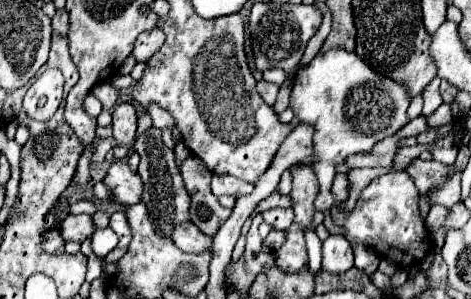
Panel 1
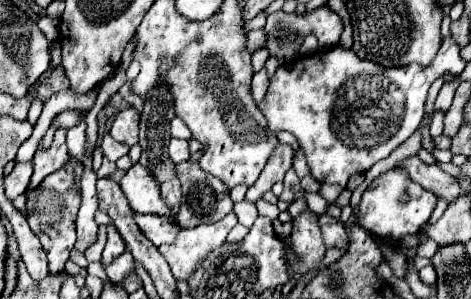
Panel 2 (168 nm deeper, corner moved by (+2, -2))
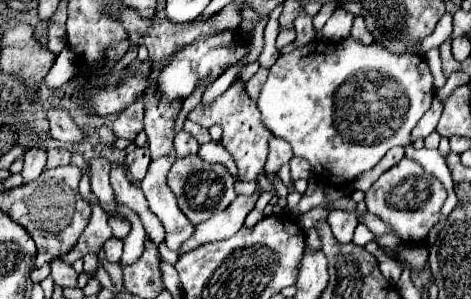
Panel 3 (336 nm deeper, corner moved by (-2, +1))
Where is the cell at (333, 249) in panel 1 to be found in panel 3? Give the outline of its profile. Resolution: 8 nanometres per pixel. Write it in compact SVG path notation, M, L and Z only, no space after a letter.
M333 209L333 211L329 211L327 223L331 225L331 231L333 231L333 235L335 235L337 241L351 243L353 231L355 231L355 227L357 227L357 217L355 217L353 213Z

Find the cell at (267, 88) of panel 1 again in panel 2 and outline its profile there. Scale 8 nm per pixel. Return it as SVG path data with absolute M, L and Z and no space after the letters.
M263 68L261 72L257 72L253 76L253 82L251 82L251 96L253 96L255 104L259 104L259 100L263 100L267 86L269 86L269 76L267 76L267 70Z

